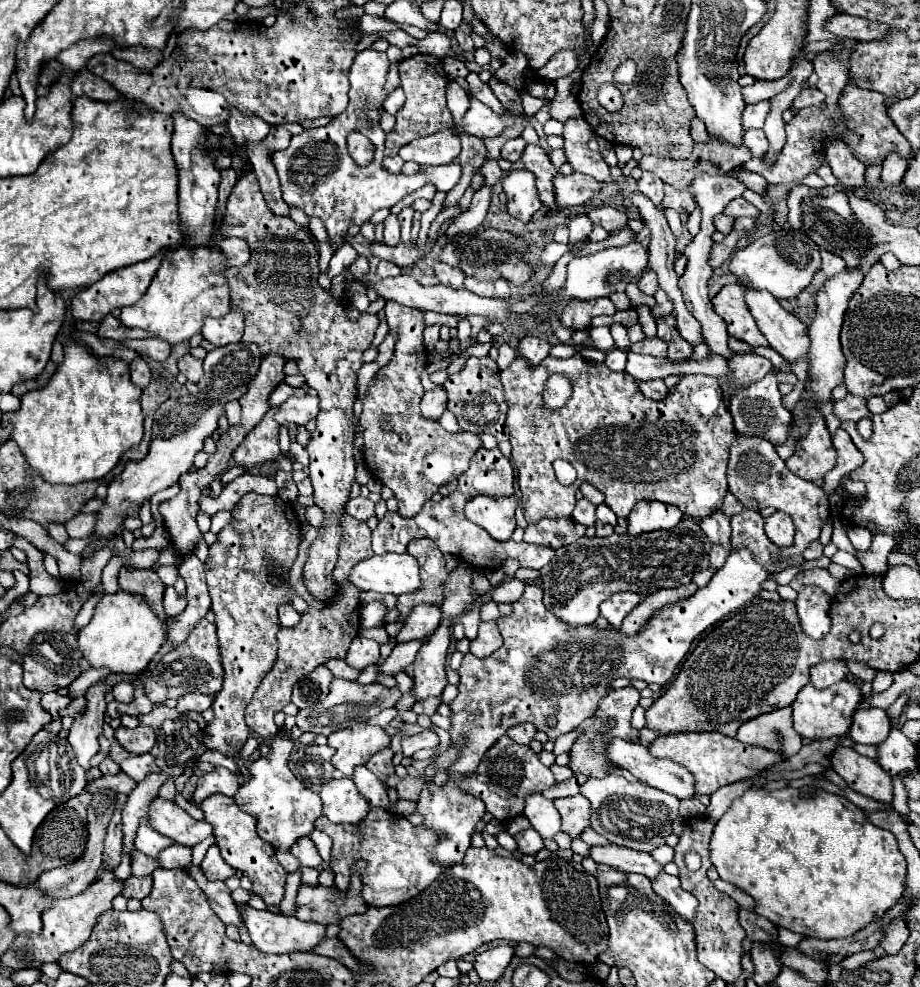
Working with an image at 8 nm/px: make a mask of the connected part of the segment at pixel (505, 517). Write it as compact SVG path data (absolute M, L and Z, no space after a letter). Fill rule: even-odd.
M477 495L465 505L465 515L469 521L483 527L493 539L507 541L515 531L515 509L517 497L489 497Z

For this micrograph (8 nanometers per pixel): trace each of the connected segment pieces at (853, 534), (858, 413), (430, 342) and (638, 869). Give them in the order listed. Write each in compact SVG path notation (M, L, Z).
M851 525L849 531L847 531L853 547L857 551L865 551L865 547L871 545L871 531L865 529L865 527L857 527L857 525Z
M847 395L841 401L833 403L833 413L839 417L839 421L859 421L861 417L869 417L869 411L865 407L865 399Z
M438 324L427 326L423 333L424 346L430 351L435 348L436 343L440 339L440 328Z
M597 845L589 849L589 857L595 863L611 865L615 869L621 869L625 873L641 873L649 879L655 879L661 871L661 865L649 855L641 851L633 851L619 845Z

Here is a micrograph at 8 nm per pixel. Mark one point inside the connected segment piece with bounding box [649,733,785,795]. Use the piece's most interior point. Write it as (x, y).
(715, 761)

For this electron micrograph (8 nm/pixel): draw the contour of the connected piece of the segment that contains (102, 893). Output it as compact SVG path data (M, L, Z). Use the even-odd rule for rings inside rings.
M105 871L103 877L95 883L91 883L83 893L69 897L69 899L57 899L51 905L51 909L45 909L41 913L41 919L43 919L41 933L18 935L11 943L11 949L7 949L7 953L3 953L1 965L11 969L11 971L19 971L19 969L27 969L27 967L31 969L31 967L41 967L45 963L59 961L61 955L75 951L77 947L81 947L89 939L97 917L103 911L111 909L113 897L119 895L121 891L123 891L123 883L113 879L113 871Z

